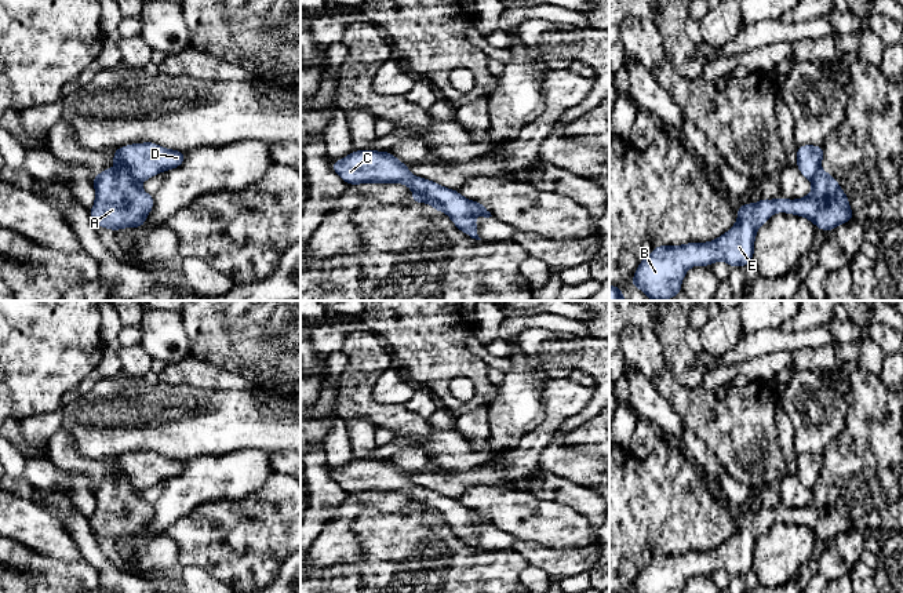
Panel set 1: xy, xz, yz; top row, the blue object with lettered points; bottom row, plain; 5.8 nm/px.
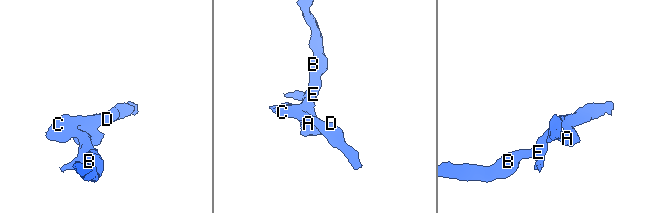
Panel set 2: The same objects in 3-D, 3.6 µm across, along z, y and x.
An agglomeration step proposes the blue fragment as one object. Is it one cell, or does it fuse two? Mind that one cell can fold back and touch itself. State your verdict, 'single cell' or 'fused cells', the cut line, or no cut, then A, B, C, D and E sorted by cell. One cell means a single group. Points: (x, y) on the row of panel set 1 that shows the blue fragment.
fused cells; cut xz (415, 192), (434, 199), (444, 208); groups A B E / C D

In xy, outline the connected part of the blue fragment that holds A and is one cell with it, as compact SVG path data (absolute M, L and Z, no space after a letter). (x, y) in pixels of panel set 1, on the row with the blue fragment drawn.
M105 168L92 178L95 203L90 210L94 225L110 230L142 228L150 214L154 197L125 170Z

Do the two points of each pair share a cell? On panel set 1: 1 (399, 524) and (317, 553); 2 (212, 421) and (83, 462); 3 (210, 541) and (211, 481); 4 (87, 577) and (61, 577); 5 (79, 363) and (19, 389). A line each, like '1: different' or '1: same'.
1: different
2: different
3: different
4: same
5: same

